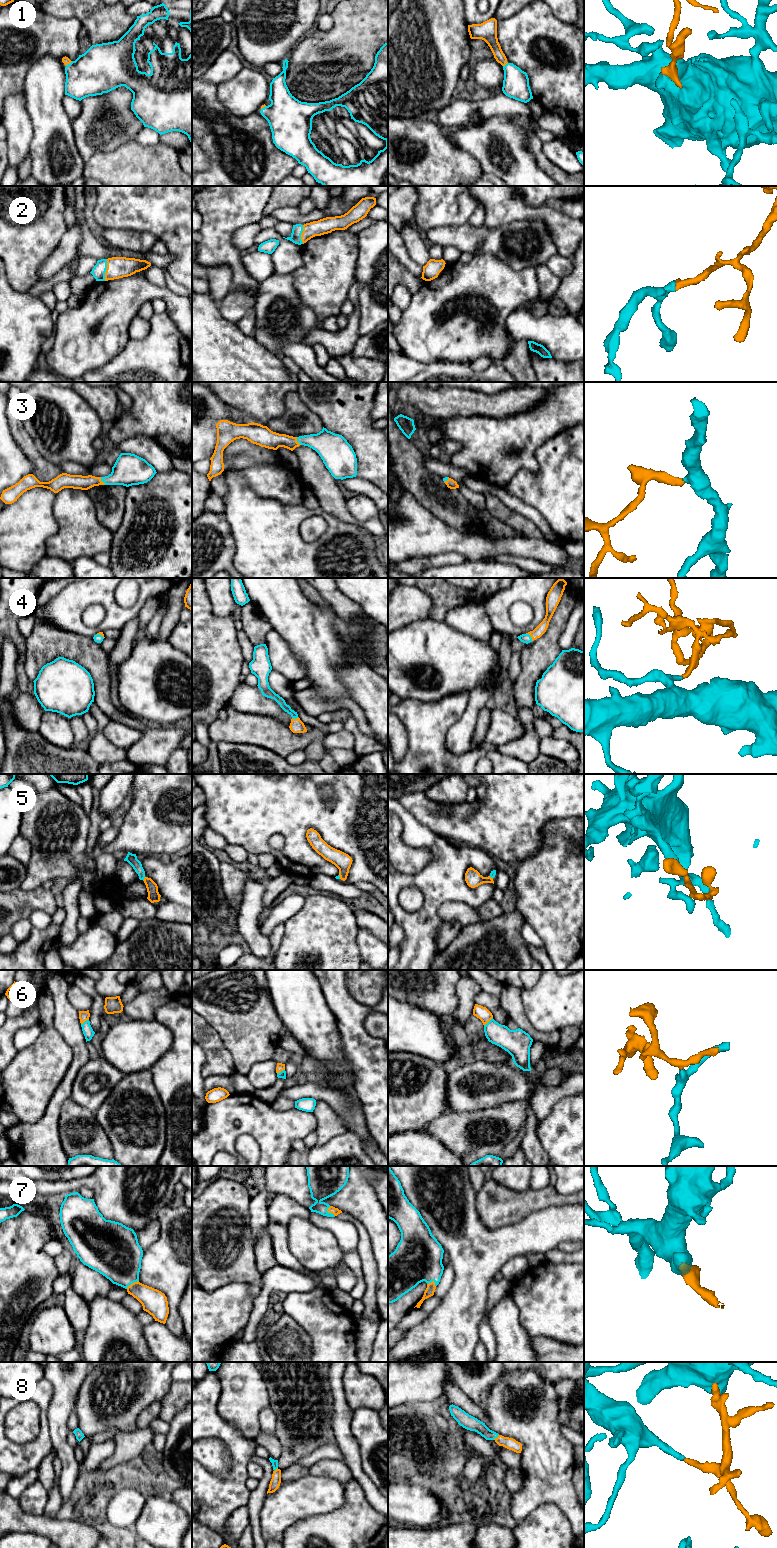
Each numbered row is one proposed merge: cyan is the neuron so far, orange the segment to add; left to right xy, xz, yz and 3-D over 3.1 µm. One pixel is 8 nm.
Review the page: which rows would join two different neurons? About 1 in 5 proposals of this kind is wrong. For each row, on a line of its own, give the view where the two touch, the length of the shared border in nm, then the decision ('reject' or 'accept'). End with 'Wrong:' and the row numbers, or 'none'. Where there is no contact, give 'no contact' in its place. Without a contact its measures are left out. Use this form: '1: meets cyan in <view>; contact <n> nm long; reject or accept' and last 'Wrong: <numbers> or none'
1: meets cyan in yz; contact 50 nm long; accept
2: meets cyan in xy; contact 180 nm long; accept
3: meets cyan in xy; contact 80 nm long; accept
4: meets cyan in yz; contact 80 nm long; accept
5: meets cyan in xy; contact 40 nm long; accept
6: meets cyan in yz; contact 100 nm long; accept
7: meets cyan in xz; contact 100 nm long; accept
8: meets cyan in yz; contact 60 nm long; accept
Wrong: none

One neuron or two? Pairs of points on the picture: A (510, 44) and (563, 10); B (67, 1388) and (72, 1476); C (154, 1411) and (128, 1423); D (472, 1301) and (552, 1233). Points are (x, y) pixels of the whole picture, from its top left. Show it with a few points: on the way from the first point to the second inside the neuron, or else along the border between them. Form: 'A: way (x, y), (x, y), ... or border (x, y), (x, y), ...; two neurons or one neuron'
A: border (550, 10), (559, 19), (573, 24); two neurons
B: way (59, 1410), (59, 1442), (66, 1454); one neuron
C: border (153, 1402), (139, 1414), (136, 1421), (138, 1428); two neurons
D: way (477, 1276), (513, 1240), (527, 1236); one neuron

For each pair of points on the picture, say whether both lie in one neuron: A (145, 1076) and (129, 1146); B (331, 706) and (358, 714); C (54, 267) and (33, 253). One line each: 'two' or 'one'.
A: one
B: one
C: two

